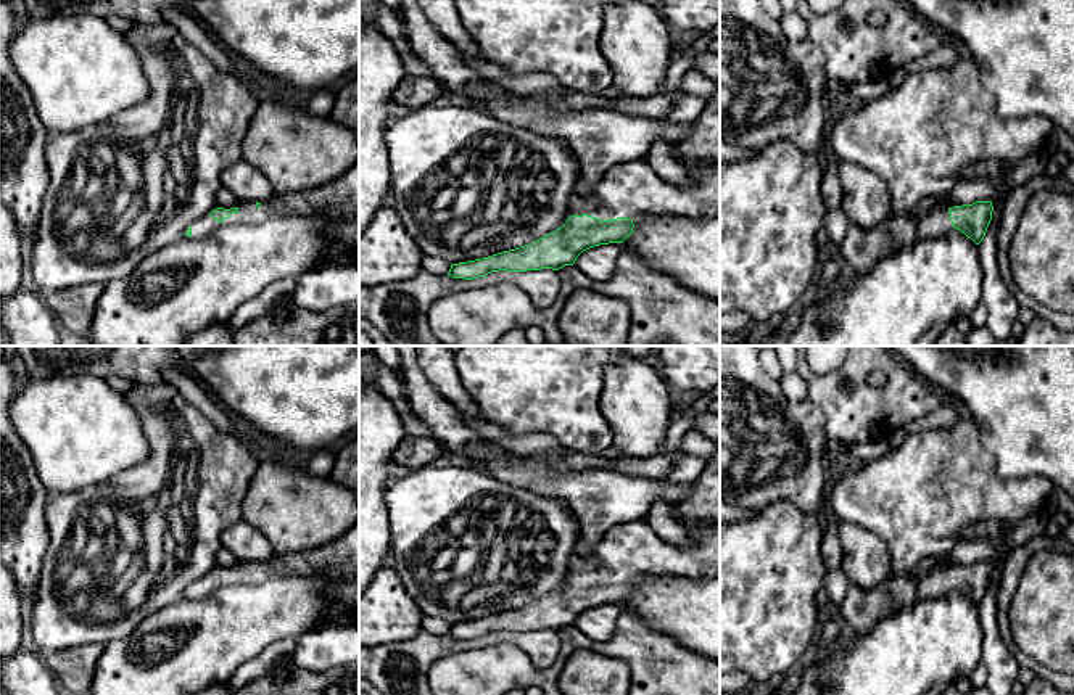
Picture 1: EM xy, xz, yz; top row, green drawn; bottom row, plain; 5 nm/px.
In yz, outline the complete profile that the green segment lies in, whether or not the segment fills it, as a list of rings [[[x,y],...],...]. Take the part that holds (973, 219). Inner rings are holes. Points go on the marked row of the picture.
[[[976,201],[973,204],[936,208],[931,214],[918,220],[918,240],[937,238],[956,228],[979,245],[992,220],[992,201]]]

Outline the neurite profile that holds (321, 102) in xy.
[[[322,88],[312,92],[306,103],[306,109],[317,116],[330,116],[335,103],[335,88]]]

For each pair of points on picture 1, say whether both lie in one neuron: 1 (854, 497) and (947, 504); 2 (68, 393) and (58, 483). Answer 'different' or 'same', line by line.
1: same
2: same

